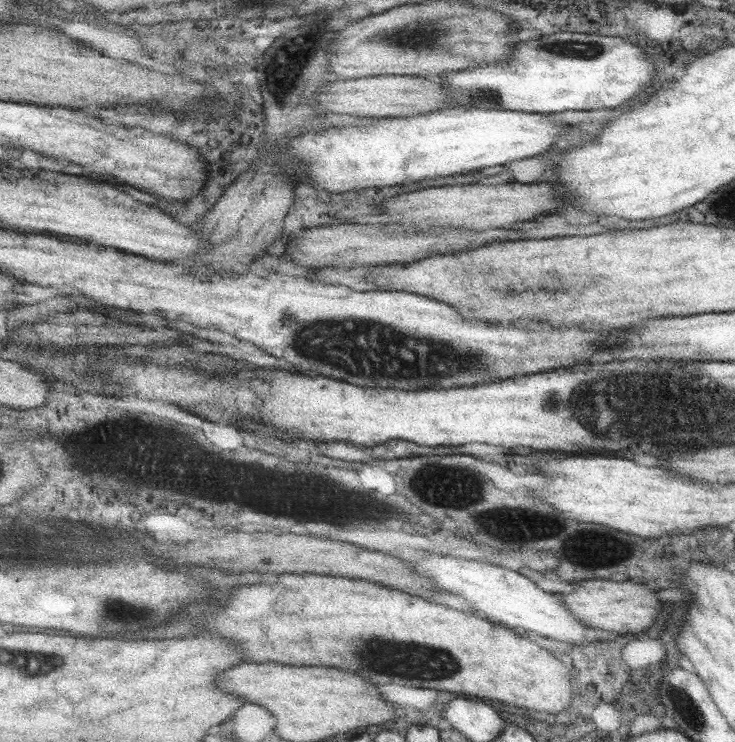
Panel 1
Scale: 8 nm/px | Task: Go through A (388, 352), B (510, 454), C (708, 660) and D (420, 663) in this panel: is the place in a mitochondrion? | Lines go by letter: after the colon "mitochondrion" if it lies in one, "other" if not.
A: mitochondrion
B: other
C: other
D: mitochondrion

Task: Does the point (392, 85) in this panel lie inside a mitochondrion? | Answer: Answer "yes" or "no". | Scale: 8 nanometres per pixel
no

